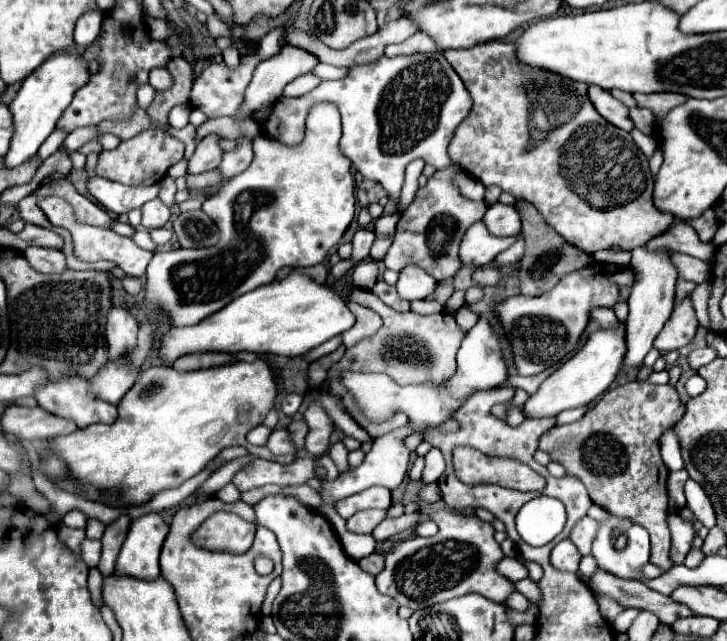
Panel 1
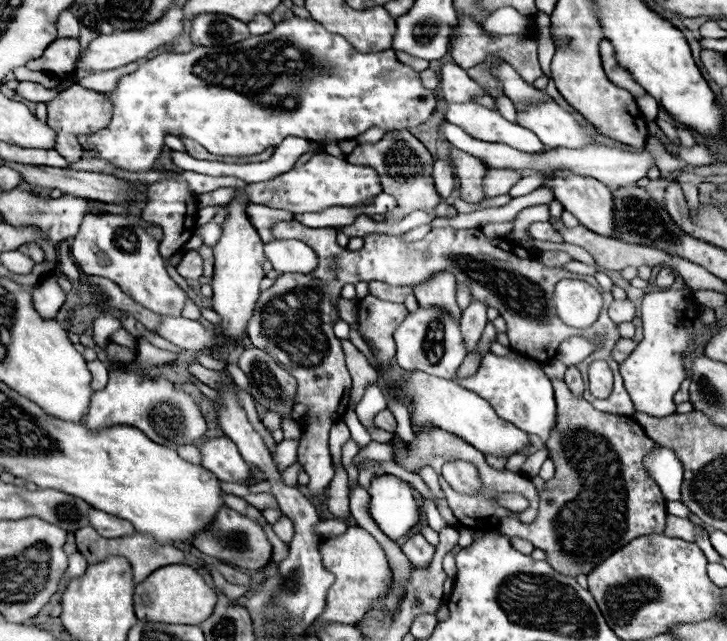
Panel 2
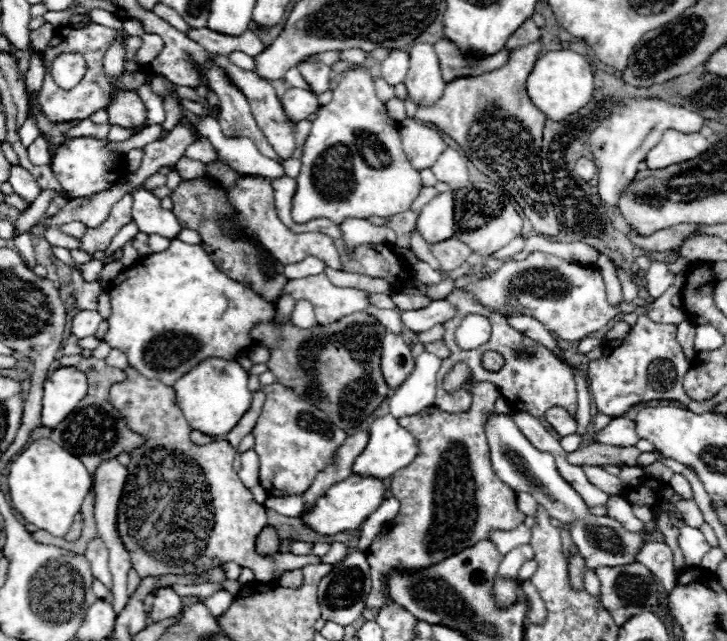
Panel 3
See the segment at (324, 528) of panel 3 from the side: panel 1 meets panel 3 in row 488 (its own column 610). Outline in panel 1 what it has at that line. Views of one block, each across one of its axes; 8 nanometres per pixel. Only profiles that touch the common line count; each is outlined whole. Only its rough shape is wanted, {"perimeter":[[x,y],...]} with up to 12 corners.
{"perimeter":[[624,322],[592,332],[524,404],[528,418],[594,402],[624,360]]}

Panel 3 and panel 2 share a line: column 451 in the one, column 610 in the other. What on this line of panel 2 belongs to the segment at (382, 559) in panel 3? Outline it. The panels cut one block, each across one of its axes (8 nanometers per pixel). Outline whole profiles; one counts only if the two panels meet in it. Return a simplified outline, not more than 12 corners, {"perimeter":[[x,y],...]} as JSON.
{"perimeter":[[552,380],[556,474],[500,532],[590,574],[664,532],[654,440]]}

